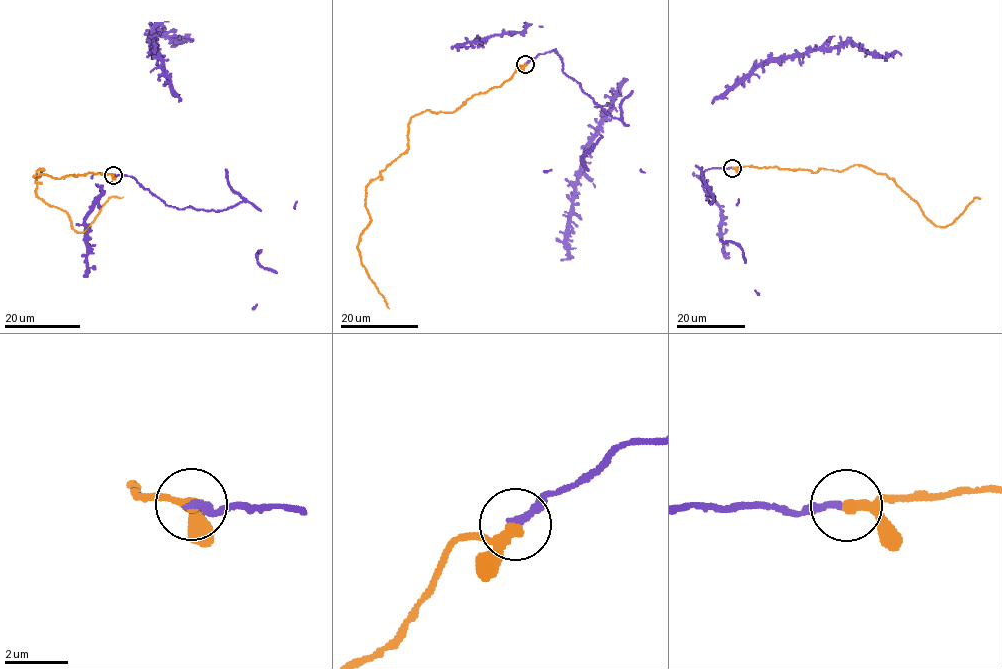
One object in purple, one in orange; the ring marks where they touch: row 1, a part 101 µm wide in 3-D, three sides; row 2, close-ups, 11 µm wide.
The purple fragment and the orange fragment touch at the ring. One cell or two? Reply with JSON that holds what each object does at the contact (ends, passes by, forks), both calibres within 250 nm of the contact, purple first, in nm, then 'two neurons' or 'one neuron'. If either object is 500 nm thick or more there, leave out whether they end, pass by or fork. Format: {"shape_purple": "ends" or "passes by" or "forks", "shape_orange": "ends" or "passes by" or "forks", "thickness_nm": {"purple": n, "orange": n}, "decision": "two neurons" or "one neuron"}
{"shape_purple": "ends", "shape_orange": "passes by", "thickness_nm": {"purple": 220, "orange": 280}, "decision": "one neuron"}

